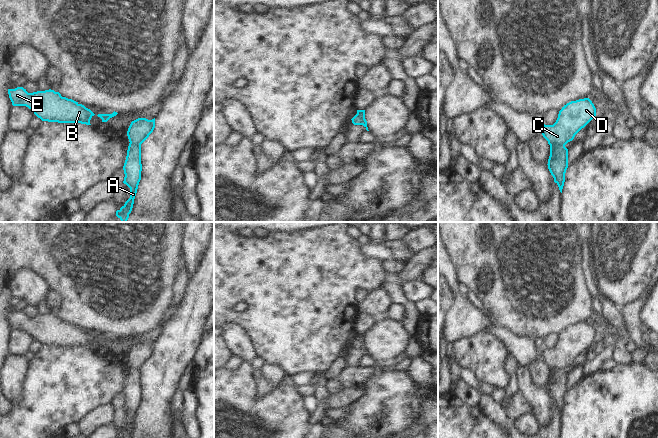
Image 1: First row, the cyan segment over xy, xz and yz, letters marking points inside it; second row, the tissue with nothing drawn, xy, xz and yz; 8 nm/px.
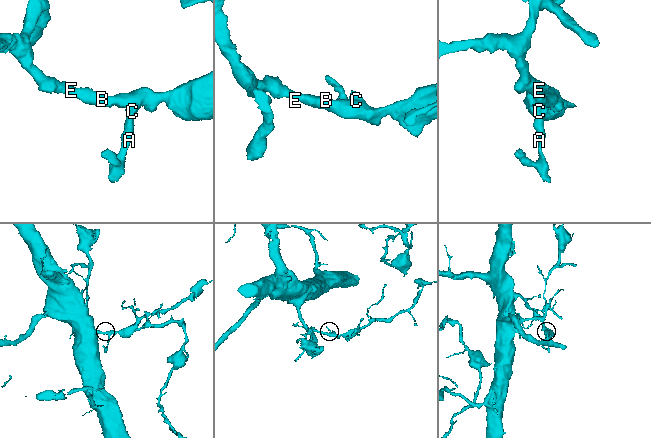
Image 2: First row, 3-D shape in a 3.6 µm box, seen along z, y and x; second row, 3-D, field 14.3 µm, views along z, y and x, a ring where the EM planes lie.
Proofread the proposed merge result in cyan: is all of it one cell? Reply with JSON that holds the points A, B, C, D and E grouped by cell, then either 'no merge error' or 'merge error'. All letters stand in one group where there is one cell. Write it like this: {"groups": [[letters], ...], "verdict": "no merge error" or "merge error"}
{"groups": [["A"], ["B", "C", "D", "E"]], "verdict": "merge error"}

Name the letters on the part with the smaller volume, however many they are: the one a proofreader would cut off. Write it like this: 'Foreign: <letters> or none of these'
Foreign: A

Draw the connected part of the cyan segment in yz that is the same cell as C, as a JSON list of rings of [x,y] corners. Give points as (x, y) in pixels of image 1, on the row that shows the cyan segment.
[[[589,98],[571,101],[559,111],[553,125],[542,125],[541,133],[550,146],[565,146],[596,116],[596,108]]]

